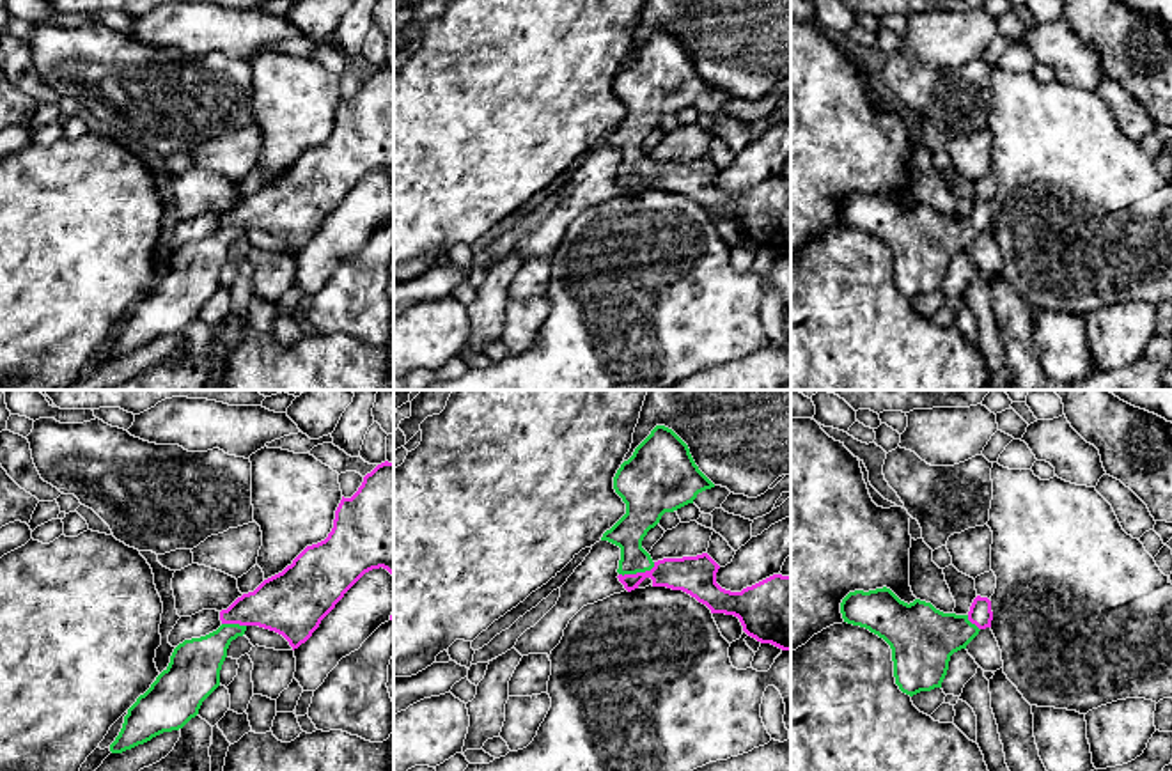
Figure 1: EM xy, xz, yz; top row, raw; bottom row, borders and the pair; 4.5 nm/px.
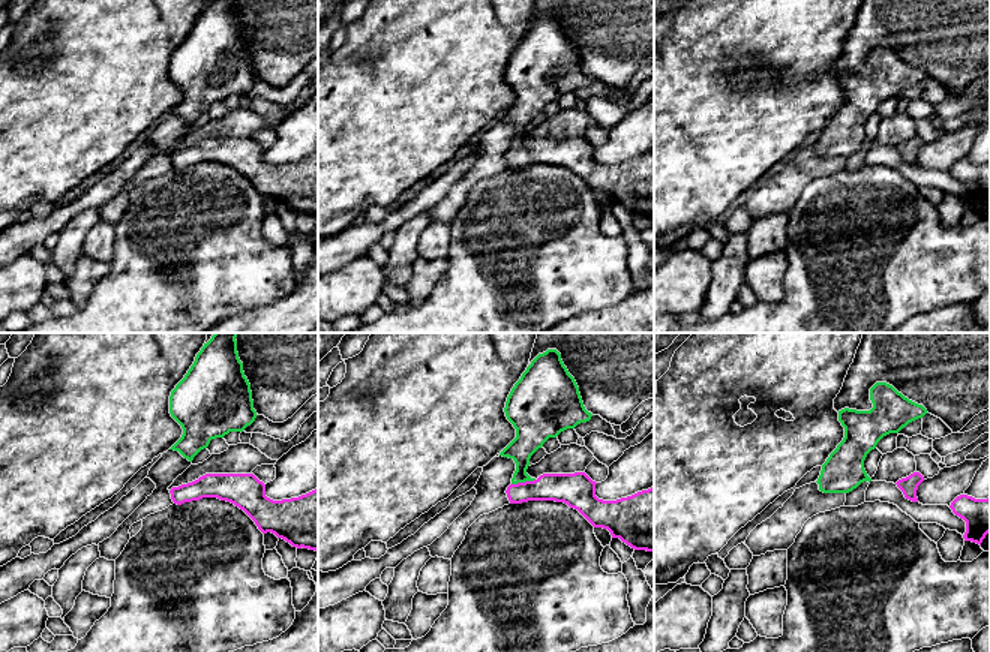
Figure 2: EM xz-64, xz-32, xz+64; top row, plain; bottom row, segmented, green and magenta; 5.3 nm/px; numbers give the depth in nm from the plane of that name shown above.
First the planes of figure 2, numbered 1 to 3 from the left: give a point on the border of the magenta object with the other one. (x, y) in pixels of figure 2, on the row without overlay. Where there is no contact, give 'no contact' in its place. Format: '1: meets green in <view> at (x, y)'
1: no contact
2: meets green in xz-32 at (522, 146)
3: no contact

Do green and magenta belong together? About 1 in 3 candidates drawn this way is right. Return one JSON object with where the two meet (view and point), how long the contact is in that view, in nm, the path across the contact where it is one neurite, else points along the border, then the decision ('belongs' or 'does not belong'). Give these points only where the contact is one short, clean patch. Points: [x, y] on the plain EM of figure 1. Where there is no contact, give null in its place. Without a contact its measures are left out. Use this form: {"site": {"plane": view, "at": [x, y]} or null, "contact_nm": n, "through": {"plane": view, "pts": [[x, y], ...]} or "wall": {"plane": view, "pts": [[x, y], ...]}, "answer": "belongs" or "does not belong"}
{"site": {"plane": "xz", "at": [637, 174]}, "contact_nm": 180, "through": {"plane": "xz", "pts": [[640, 119], [633, 128], [637, 174], [692, 178]]}, "answer": "belongs"}

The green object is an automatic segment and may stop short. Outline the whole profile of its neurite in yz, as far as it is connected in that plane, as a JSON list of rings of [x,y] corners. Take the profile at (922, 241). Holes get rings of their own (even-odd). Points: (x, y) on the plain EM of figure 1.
[[[890,191],[855,193],[840,206],[844,225],[869,232],[892,252],[894,280],[910,300],[942,291],[950,259],[991,230],[988,200],[977,199],[966,218],[943,216],[931,206],[901,204]]]

